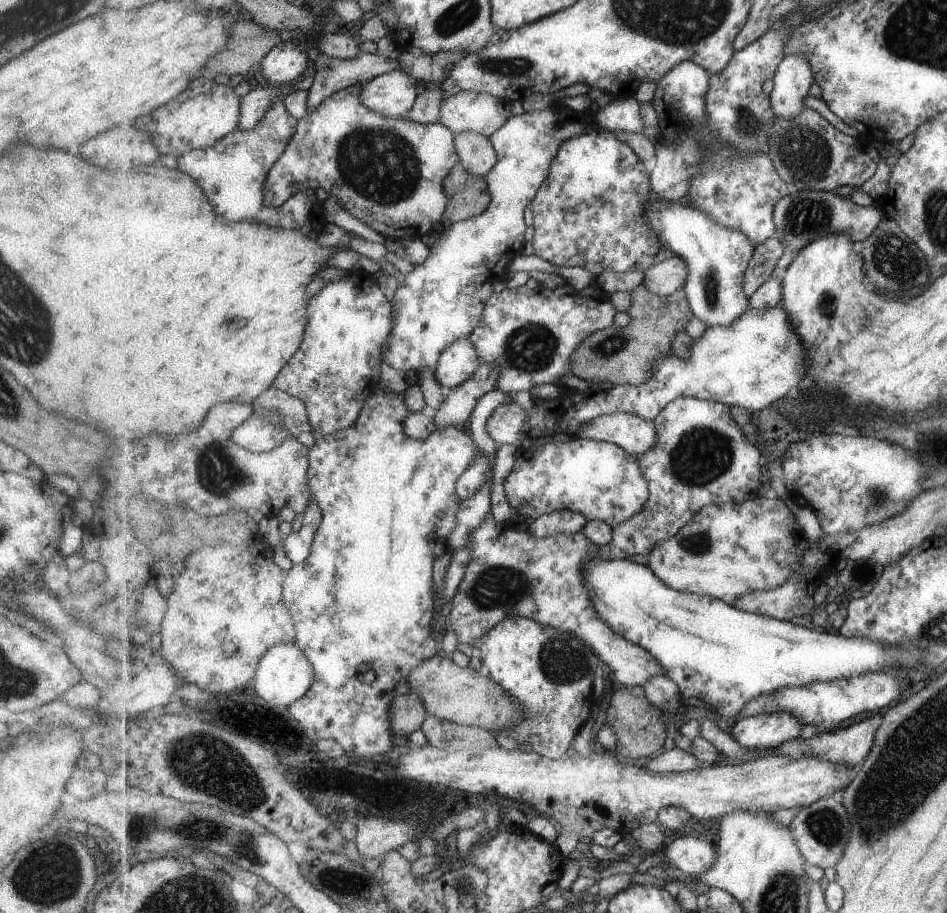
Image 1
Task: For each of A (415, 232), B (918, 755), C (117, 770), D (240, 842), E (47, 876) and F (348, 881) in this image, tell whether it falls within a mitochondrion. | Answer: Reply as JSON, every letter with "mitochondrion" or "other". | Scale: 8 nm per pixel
{"A":"other","B":"mitochondrion","C":"other","D":"mitochondrion","E":"mitochondrion","F":"other"}

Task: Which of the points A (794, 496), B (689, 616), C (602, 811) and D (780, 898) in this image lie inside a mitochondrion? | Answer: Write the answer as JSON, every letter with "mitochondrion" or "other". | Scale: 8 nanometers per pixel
{"A":"other","B":"other","C":"other","D":"mitochondrion"}

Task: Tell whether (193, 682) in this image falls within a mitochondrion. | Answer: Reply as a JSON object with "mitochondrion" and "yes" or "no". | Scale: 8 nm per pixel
{"mitochondrion":"no"}

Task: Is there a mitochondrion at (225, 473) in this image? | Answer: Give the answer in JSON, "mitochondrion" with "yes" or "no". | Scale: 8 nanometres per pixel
{"mitochondrion":"yes"}

